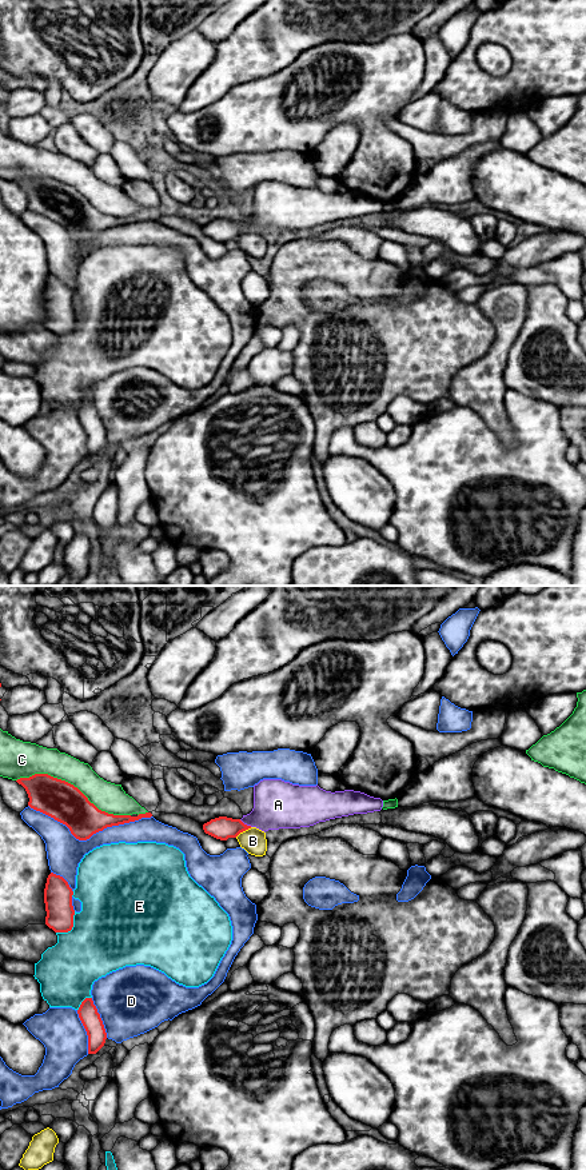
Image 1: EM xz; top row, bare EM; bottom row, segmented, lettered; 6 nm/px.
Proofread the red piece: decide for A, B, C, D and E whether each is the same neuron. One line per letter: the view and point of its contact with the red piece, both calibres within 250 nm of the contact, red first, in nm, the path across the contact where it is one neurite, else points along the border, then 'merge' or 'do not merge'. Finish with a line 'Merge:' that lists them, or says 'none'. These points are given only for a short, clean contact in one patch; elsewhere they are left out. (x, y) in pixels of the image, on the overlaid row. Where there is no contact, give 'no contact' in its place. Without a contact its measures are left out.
A: xz (246, 825) | 140/280 nm | across xz (222, 827), (246, 825), (266, 815), (278, 805) | merge
B: xz (243, 830) | 140/150 nm | do not merge
C: xz (72, 785) | 240/180 nm | do not merge
D: xz (90, 837) | 240/220 nm | do not merge
E: xz (72, 926) | 180/460 nm | do not merge
Merge: A

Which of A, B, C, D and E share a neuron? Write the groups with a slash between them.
A / B / C / D / E

